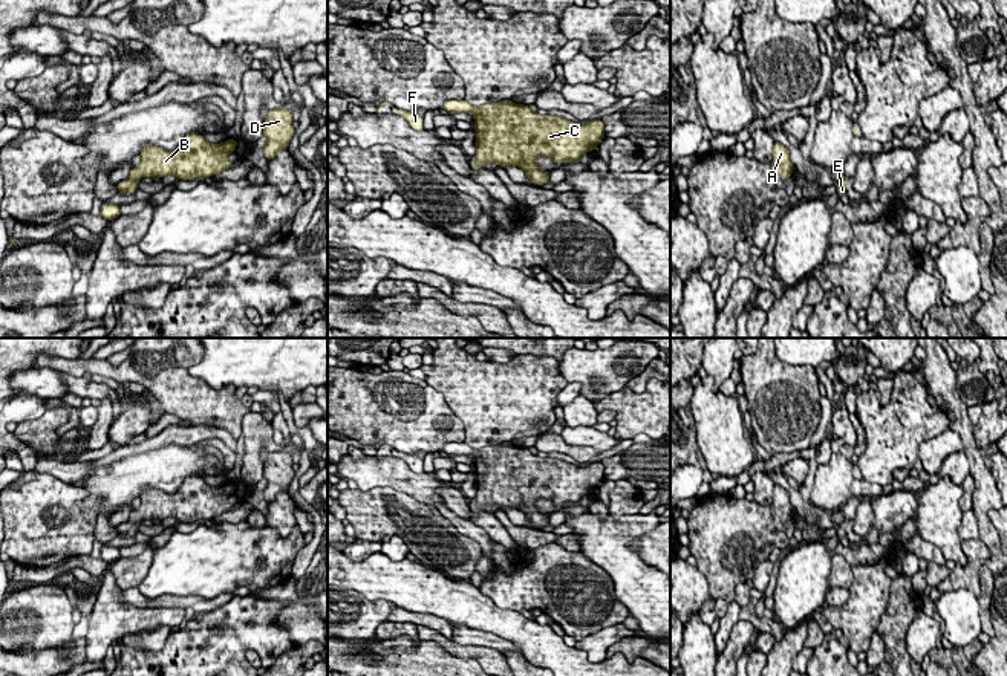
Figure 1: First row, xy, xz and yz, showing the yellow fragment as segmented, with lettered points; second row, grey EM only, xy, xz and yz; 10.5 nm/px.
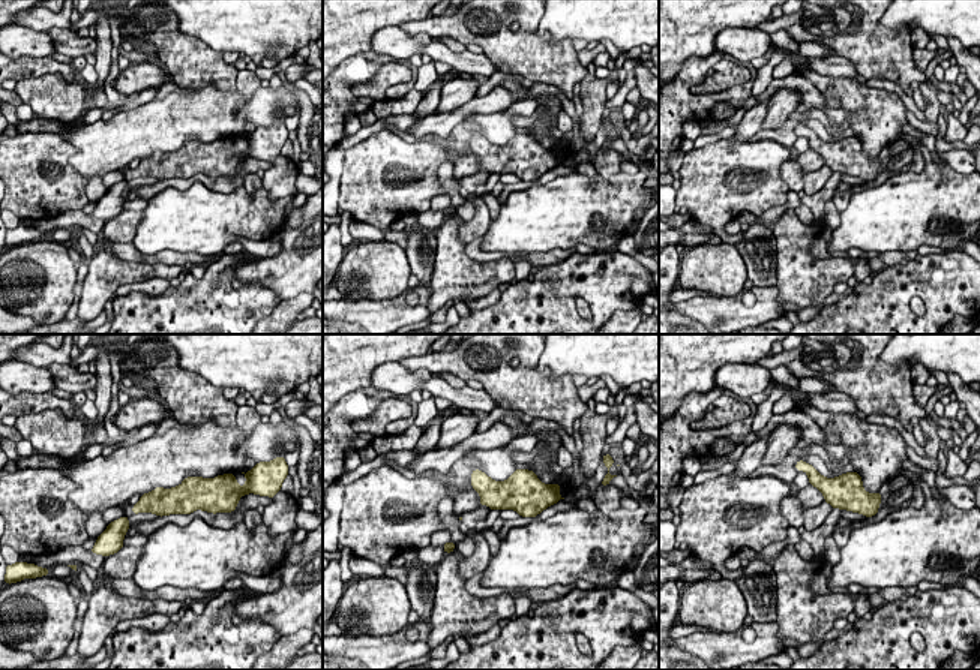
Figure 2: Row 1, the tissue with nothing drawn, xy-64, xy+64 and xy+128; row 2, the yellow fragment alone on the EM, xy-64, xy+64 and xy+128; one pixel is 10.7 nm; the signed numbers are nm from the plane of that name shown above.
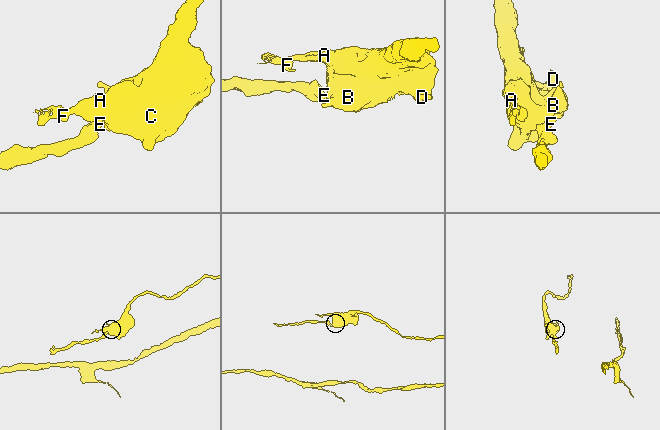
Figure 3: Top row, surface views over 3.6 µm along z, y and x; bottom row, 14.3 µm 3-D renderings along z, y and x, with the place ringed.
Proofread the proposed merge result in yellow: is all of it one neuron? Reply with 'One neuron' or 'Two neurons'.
Two neurons

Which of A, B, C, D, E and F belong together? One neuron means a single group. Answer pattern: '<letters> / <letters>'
A B C D F / E

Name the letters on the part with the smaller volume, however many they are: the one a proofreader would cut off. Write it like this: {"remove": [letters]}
{"remove": ["E"]}

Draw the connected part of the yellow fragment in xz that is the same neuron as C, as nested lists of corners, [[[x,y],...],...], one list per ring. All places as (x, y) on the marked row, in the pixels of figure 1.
[[[450,99],[441,109],[448,113],[474,115],[477,164],[471,165],[471,170],[482,170],[482,162],[497,162],[500,168],[514,165],[536,185],[549,182],[549,171],[536,165],[539,156],[559,164],[577,162],[605,138],[601,119],[578,124],[562,116],[539,115],[528,106],[513,101],[473,107],[465,99]]]

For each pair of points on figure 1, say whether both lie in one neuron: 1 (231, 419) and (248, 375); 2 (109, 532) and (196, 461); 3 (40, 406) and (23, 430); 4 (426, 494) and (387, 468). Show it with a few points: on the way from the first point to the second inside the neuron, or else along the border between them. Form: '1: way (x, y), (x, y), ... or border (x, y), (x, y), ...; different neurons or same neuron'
1: border (201, 378), (215, 389), (228, 386), (236, 389); different neurons
2: border (109, 514), (98, 516); different neurons
3: border (61, 406), (17, 424); different neurons
4: way (417, 485), (406, 482), (397, 474); same neuron

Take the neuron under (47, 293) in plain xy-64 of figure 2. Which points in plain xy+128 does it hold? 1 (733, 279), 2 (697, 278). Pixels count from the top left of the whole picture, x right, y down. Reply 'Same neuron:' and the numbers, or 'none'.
Same neuron: 1, 2

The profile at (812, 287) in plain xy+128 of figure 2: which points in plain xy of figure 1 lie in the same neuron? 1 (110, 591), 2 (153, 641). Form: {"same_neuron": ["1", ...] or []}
{"same_neuron": ["1"]}

